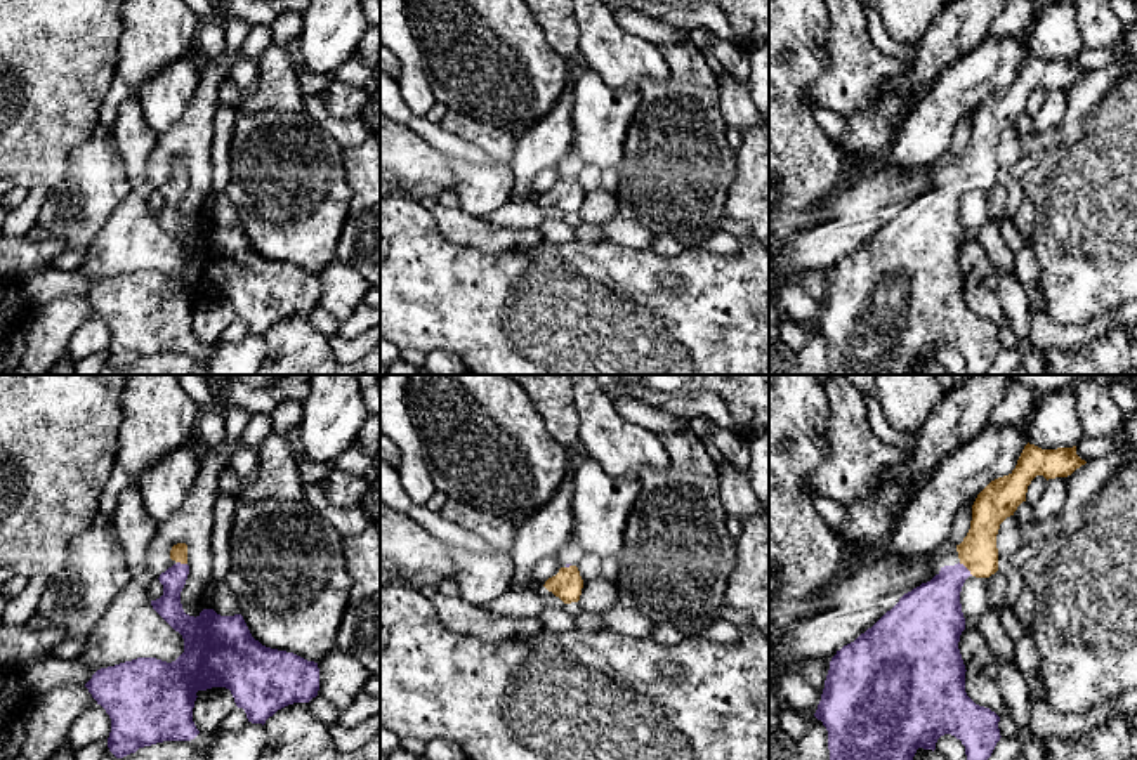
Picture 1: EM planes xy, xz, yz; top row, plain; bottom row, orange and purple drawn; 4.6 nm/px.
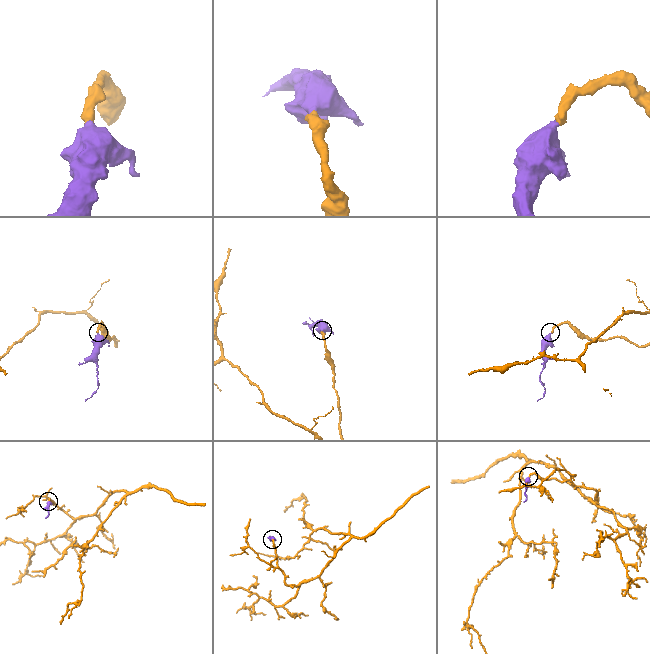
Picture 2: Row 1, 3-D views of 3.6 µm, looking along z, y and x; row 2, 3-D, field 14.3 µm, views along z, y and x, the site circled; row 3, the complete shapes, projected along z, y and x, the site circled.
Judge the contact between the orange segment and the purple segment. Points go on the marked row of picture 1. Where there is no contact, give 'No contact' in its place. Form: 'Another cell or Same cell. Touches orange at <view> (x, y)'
Same cell. Touches orange at yz (966, 566)

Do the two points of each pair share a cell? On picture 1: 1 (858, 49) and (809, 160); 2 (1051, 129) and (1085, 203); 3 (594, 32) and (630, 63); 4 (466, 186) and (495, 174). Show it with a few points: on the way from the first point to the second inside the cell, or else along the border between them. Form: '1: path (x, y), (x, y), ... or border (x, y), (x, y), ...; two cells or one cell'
1: border (825, 68), (808, 91), (808, 103), (813, 108); two cells
2: border (1059, 146), (1047, 153); two cells
3: path (603, 35), (622, 54); one cell
4: path (473, 186), (483, 186), (488, 181); one cell

